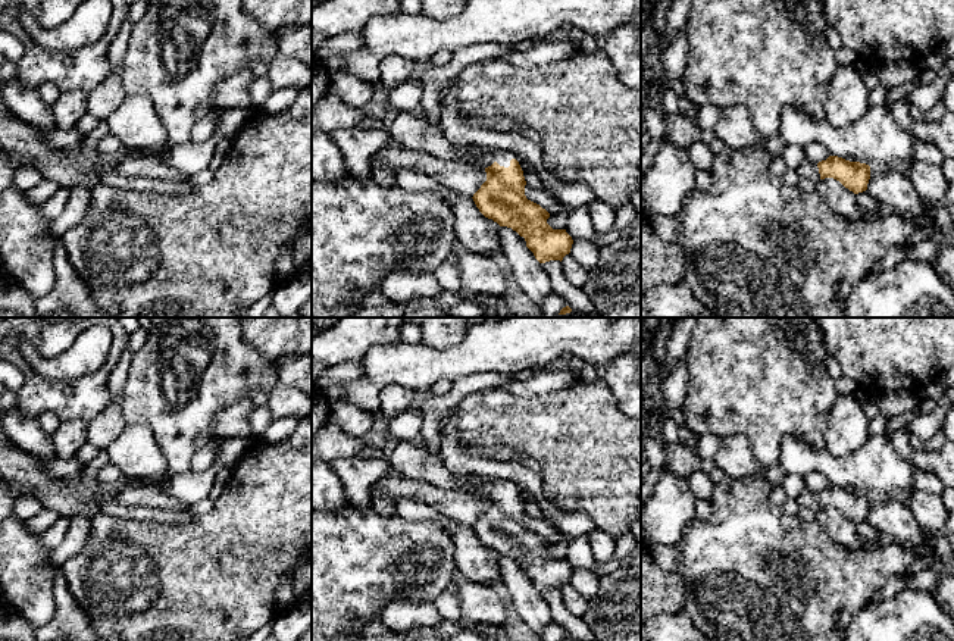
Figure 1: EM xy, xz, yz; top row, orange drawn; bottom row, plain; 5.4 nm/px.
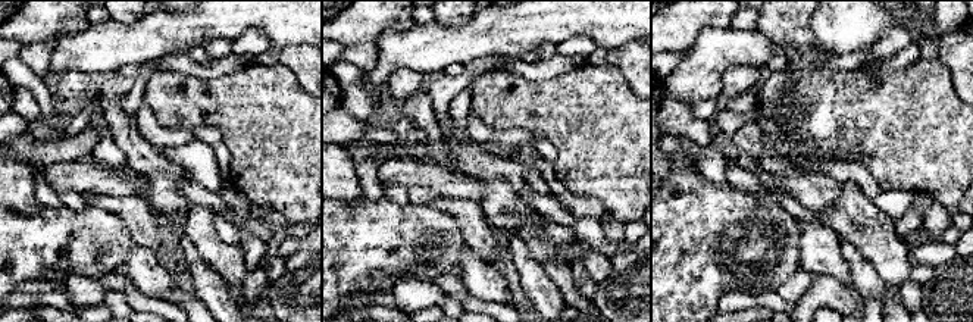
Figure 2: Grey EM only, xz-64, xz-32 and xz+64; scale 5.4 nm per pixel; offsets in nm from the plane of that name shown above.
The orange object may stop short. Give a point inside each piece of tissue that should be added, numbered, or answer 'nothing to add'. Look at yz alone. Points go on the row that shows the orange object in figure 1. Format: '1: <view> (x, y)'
1: yz (807, 169)

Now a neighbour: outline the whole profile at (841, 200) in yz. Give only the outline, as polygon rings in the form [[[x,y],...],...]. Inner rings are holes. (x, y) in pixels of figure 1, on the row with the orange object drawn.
[[[833,178],[819,179],[816,193],[828,203],[828,206],[845,219],[856,221],[861,218],[861,207],[853,191],[845,188]]]

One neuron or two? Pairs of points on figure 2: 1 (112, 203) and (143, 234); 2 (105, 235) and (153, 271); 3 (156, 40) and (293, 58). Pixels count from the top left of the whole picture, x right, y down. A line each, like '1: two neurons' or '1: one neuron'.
1: one neuron
2: two neurons
3: two neurons

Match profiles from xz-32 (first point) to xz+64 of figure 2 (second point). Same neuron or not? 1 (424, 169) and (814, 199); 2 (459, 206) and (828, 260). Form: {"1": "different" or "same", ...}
{"1": "same", "2": "same"}

